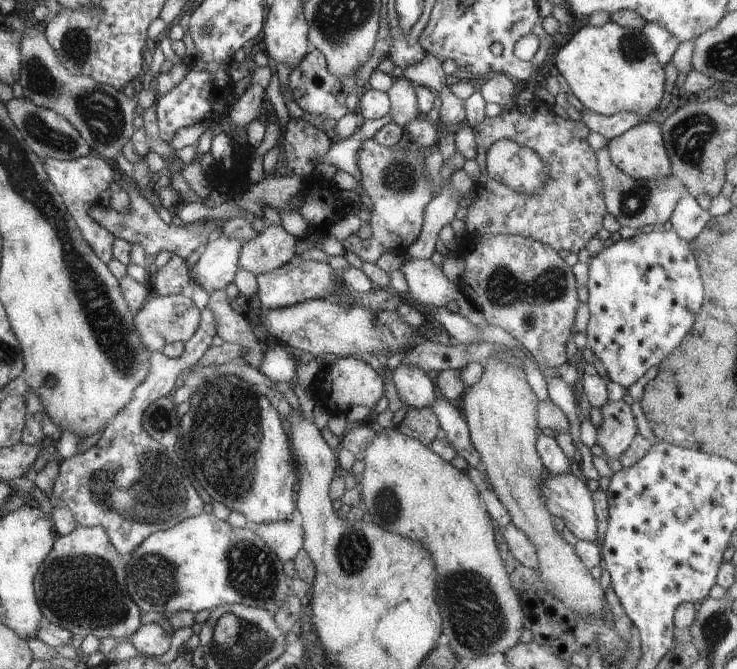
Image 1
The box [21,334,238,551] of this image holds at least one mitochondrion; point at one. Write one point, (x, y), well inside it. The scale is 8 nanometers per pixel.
(160, 419)

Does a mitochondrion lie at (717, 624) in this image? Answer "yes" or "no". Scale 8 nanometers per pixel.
yes

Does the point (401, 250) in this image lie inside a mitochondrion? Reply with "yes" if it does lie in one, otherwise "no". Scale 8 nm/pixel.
no

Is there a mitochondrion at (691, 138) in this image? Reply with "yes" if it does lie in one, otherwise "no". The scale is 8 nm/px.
yes

